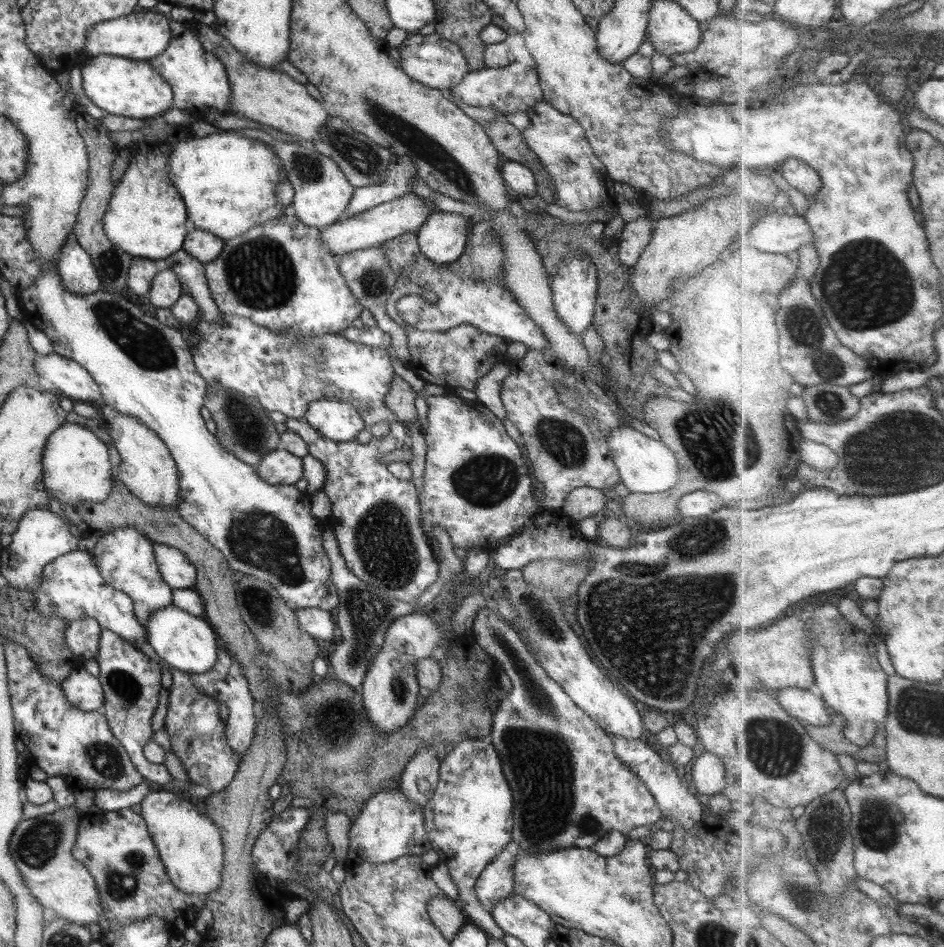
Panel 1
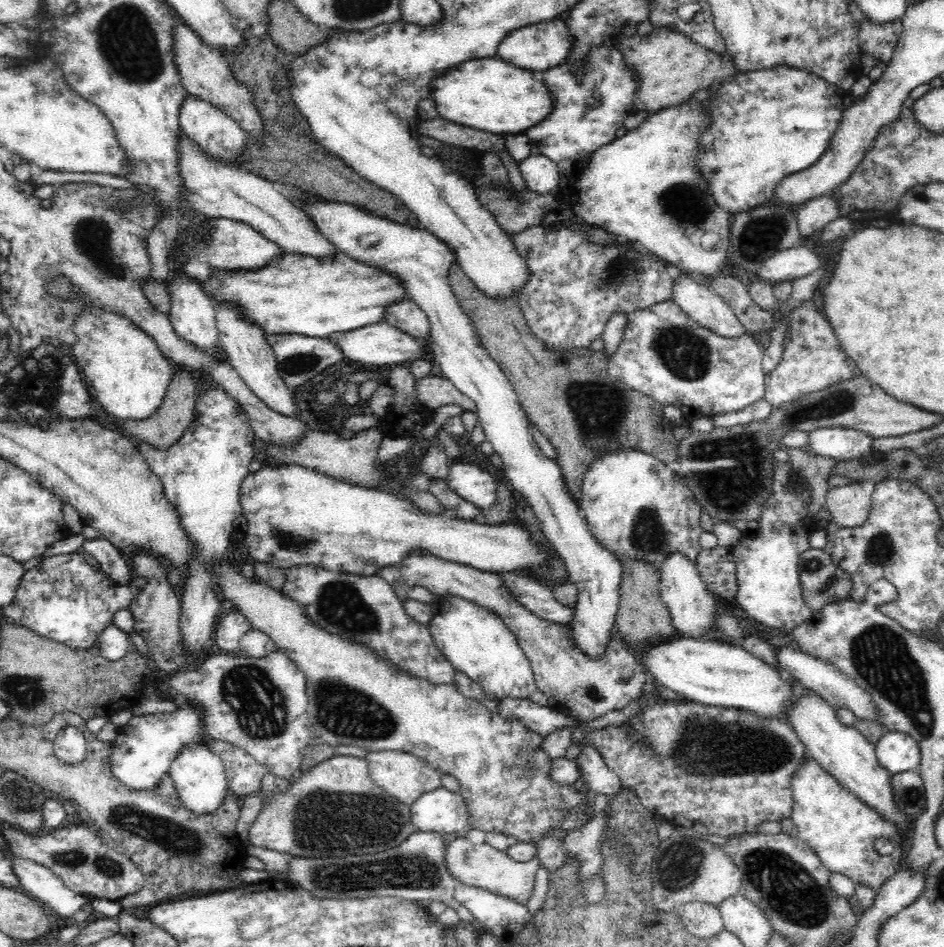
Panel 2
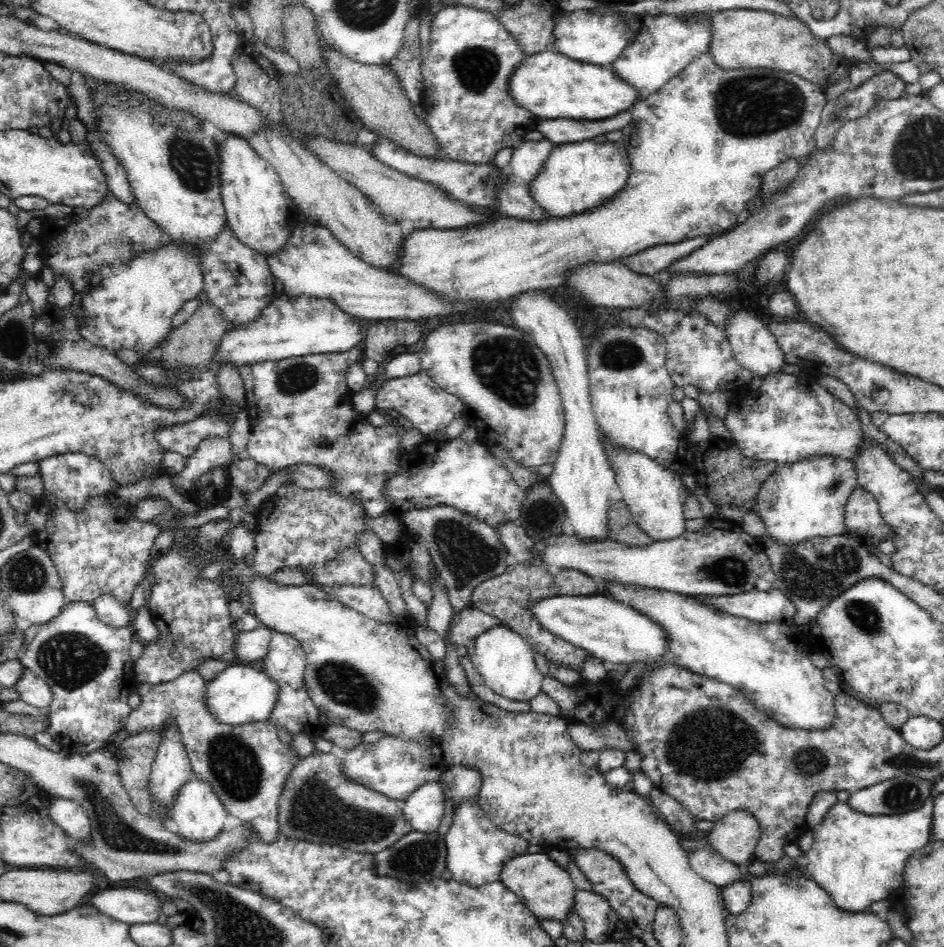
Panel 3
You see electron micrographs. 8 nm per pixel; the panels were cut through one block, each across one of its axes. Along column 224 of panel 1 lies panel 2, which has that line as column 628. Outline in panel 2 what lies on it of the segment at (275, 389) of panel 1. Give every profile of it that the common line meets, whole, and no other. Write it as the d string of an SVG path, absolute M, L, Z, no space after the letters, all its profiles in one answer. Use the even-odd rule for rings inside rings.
M672 300L627 315L622 342L607 364L609 375L662 406L700 408L702 416L742 410L765 395L763 347L750 333L724 338L698 325Z

